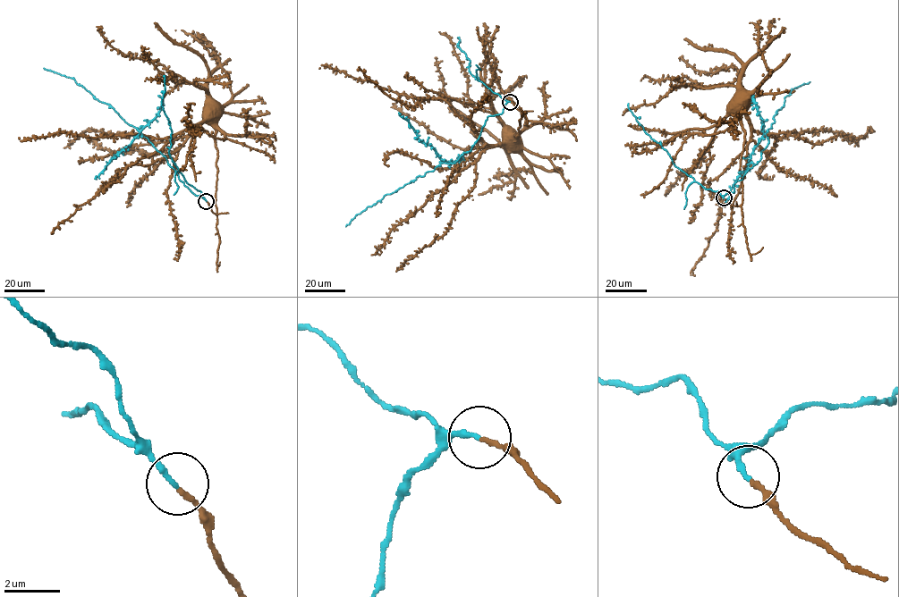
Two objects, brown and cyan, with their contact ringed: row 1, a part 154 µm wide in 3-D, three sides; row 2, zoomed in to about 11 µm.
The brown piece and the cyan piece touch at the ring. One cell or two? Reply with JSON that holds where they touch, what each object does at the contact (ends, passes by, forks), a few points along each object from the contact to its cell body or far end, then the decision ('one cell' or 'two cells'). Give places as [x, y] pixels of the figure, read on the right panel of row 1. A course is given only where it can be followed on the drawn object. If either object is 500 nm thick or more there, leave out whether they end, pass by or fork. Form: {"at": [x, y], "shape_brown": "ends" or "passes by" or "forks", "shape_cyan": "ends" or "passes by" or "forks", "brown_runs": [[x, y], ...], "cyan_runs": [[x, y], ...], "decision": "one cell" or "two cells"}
{"at": [724, 197], "shape_brown": "ends", "shape_cyan": "ends", "brown_runs": [[724, 198], [733, 206], [742, 203], [743, 113], [750, 141], [708, 181], [720, 215], [693, 270], [695, 275]], "cyan_runs": [[723, 197], [733, 192], [735, 182], [760, 158], [768, 142], [765, 132], [784, 97], [809, 81]], "decision": "one cell"}

